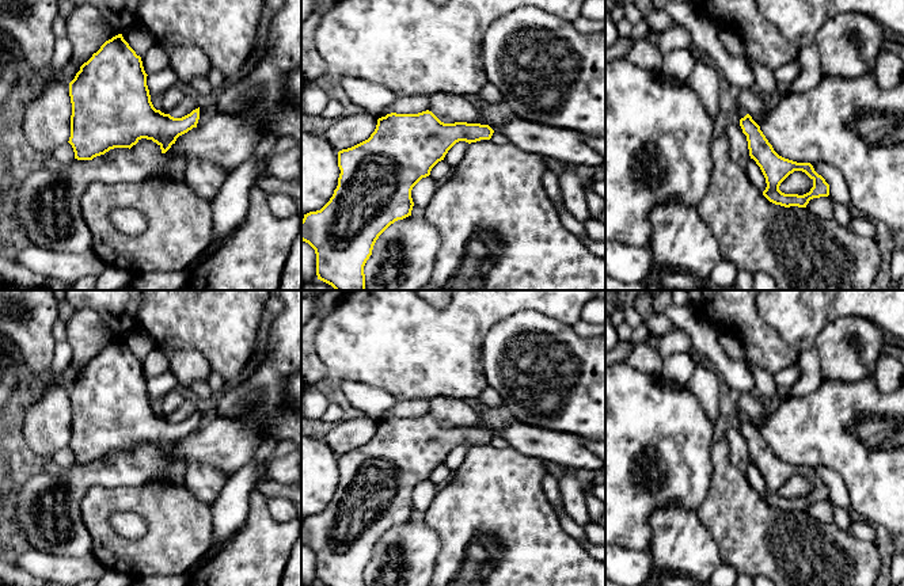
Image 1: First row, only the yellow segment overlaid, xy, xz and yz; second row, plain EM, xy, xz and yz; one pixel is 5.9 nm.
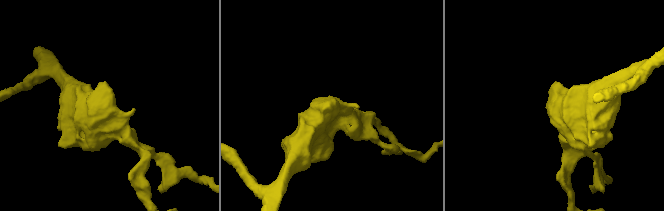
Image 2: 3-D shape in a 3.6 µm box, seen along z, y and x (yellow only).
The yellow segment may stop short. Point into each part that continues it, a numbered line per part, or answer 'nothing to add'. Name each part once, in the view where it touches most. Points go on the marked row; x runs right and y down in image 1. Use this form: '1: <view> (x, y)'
nothing to add

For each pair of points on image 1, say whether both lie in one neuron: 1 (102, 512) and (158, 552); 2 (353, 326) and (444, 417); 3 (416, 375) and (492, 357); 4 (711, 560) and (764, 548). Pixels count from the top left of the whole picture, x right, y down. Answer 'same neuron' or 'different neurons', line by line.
1: same neuron
2: different neurons
3: different neurons
4: different neurons

